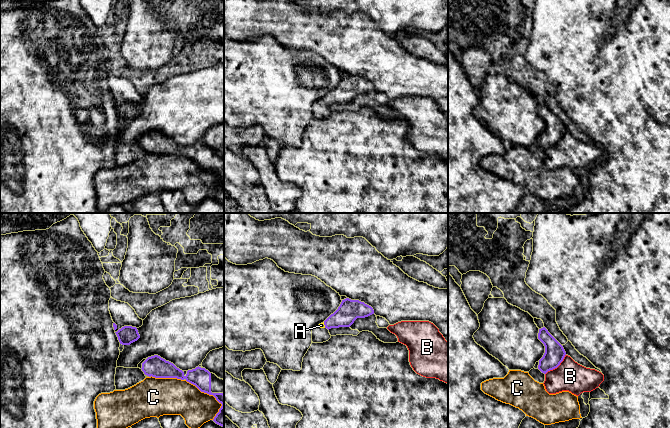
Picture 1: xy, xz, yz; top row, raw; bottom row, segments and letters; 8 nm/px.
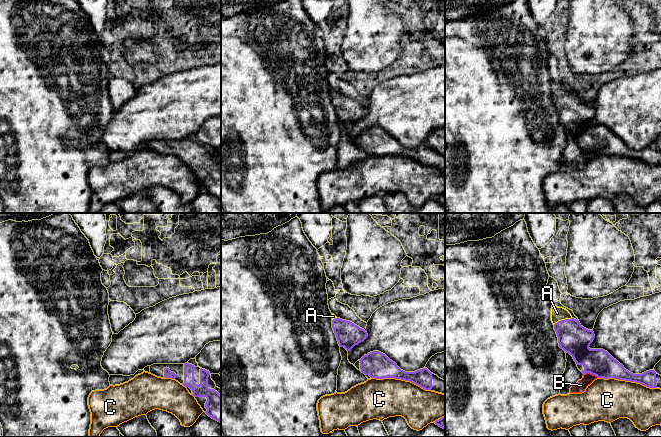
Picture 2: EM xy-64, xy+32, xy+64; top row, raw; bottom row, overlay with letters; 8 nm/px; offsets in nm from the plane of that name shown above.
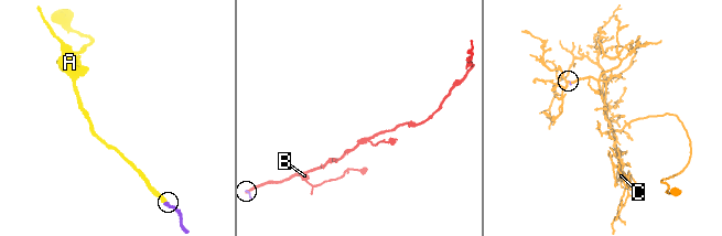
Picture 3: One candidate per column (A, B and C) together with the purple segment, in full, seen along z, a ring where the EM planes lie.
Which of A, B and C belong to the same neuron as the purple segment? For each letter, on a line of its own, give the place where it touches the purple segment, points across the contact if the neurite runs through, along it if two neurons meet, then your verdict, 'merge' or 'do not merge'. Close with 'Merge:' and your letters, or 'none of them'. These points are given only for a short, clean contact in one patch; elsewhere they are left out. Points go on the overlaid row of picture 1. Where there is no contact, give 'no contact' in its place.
A: contact xz (324, 324); way xz (349, 310), (342, 317), (324, 324), (321, 325); merge
B: contact yz (557, 366); border yz (565, 354), (562, 361), (545, 374); do not merge
C: contact xy (211, 394); do not merge
Merge: A

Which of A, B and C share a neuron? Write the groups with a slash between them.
A / B / C

